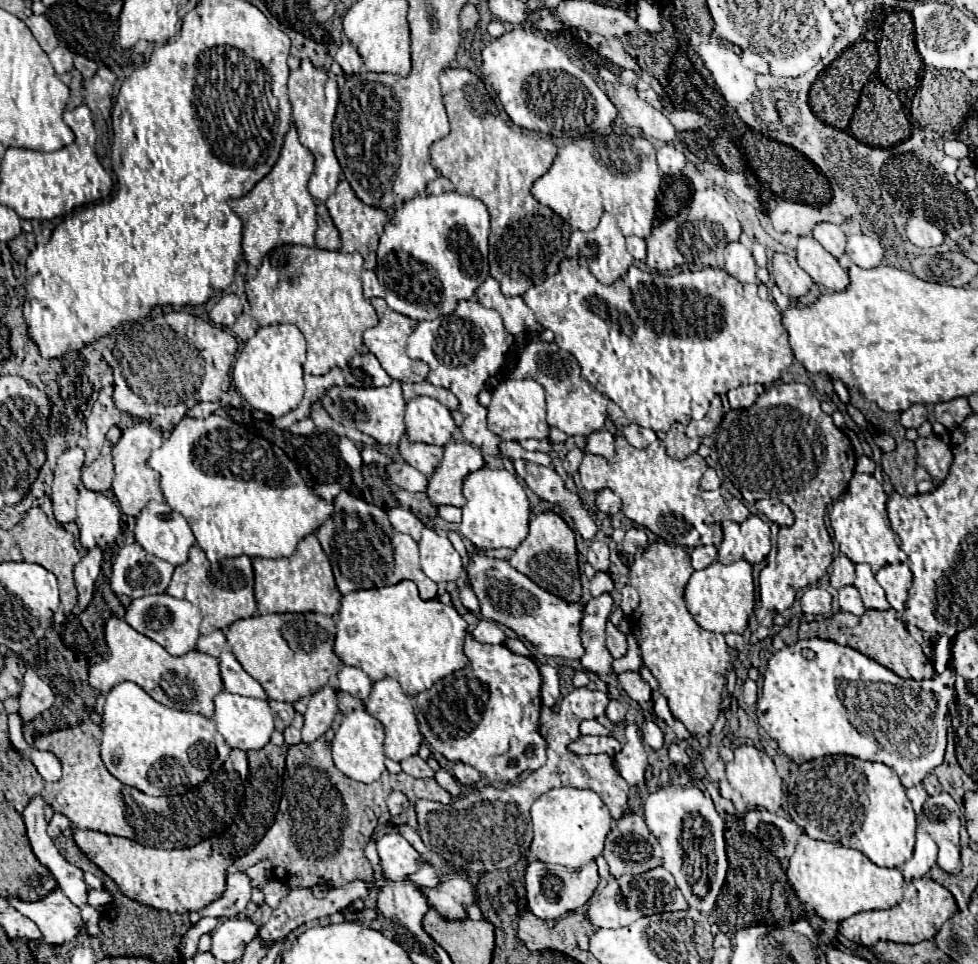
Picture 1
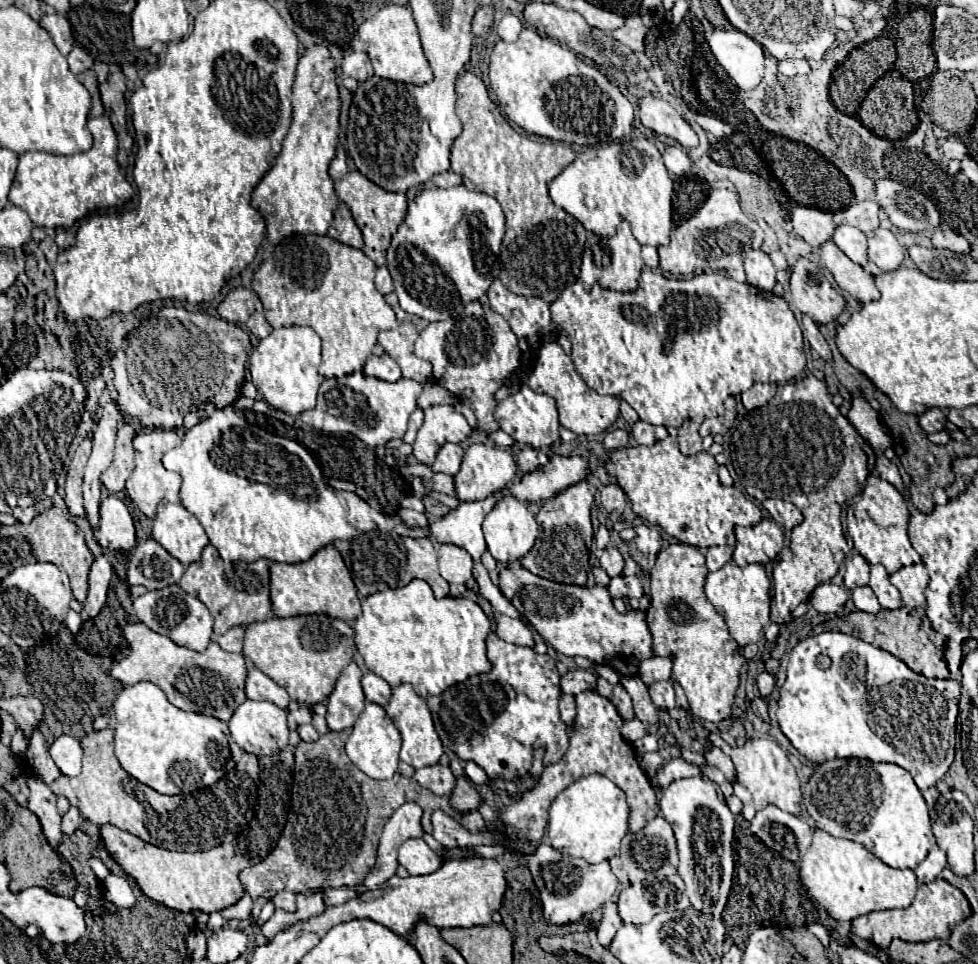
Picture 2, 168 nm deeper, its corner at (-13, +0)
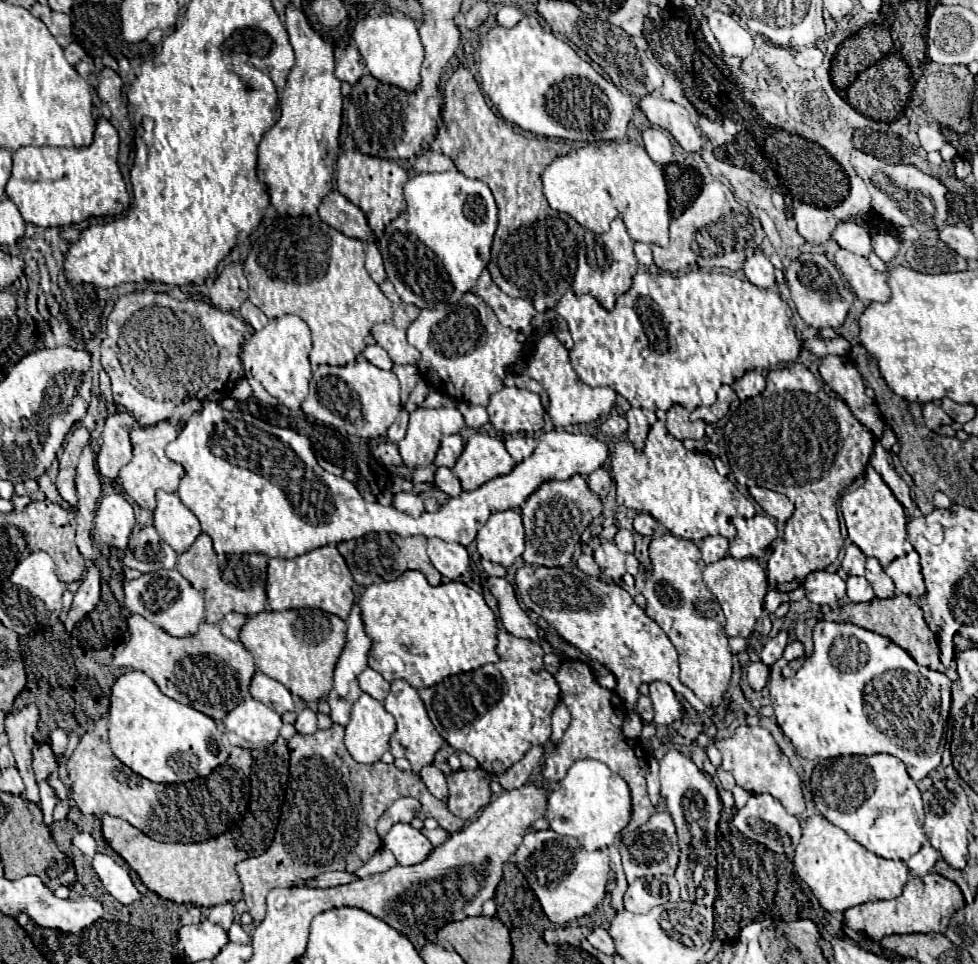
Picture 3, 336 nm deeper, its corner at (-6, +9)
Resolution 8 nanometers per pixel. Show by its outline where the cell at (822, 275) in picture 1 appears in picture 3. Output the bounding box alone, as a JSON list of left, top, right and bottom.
[834,249,890,305]

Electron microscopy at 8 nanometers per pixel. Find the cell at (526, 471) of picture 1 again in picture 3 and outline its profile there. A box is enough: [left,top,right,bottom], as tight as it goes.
[504,435,536,463]

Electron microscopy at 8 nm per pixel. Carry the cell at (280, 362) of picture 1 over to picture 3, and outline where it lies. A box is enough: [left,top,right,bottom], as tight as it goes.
[242,315,312,410]

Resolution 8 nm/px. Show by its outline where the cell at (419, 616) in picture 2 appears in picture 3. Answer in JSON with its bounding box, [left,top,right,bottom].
[358,571,498,689]

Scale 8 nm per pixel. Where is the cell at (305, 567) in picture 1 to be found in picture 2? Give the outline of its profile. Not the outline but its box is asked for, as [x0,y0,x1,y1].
[271,546,361,624]

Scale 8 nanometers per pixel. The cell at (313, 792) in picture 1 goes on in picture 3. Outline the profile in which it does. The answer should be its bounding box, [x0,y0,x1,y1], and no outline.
[236,723,464,923]

